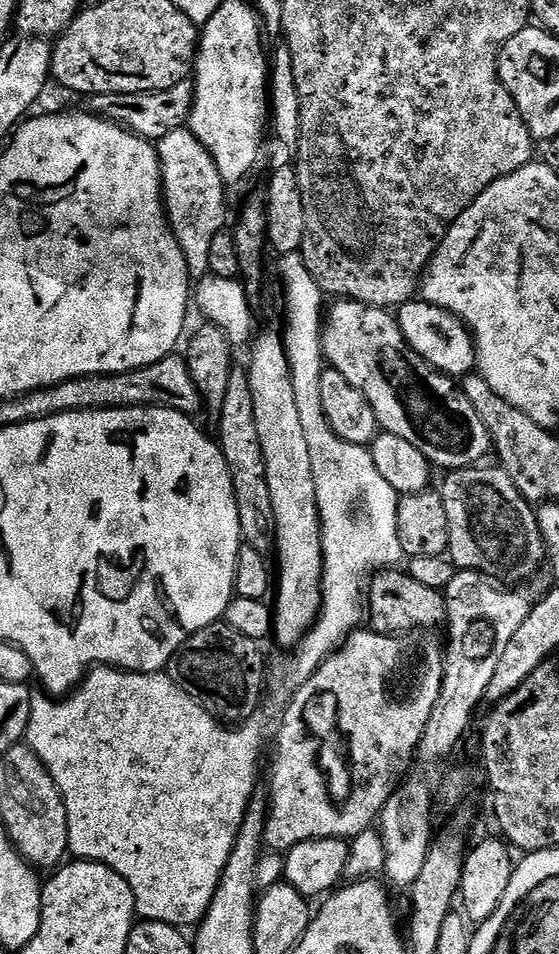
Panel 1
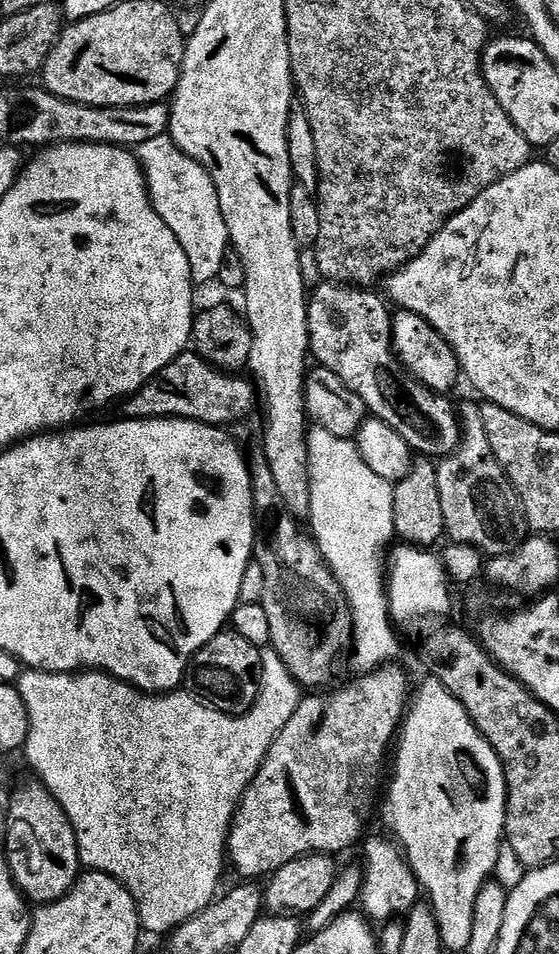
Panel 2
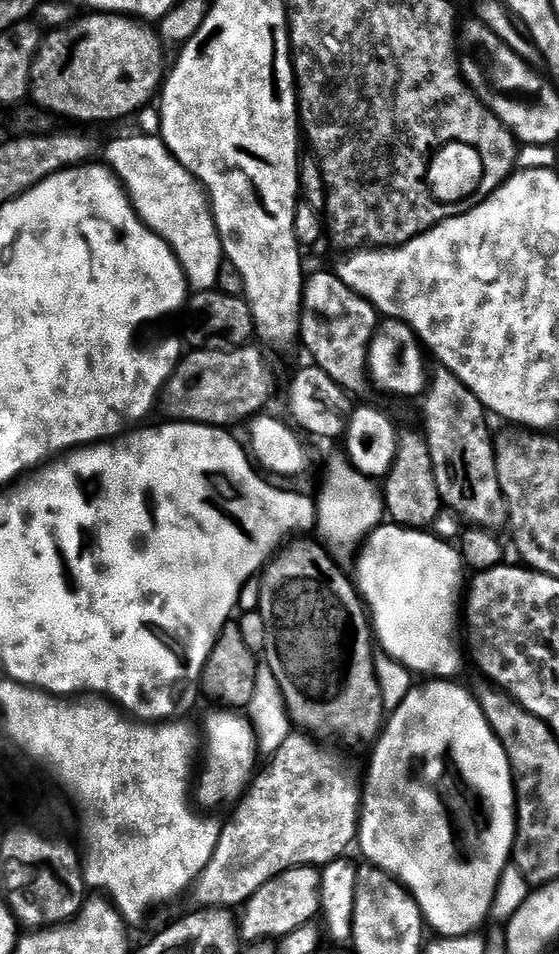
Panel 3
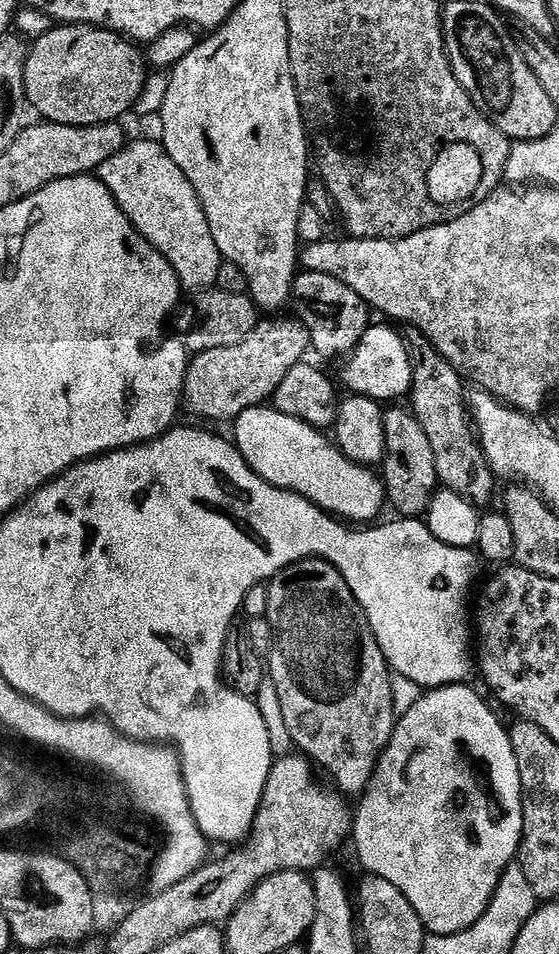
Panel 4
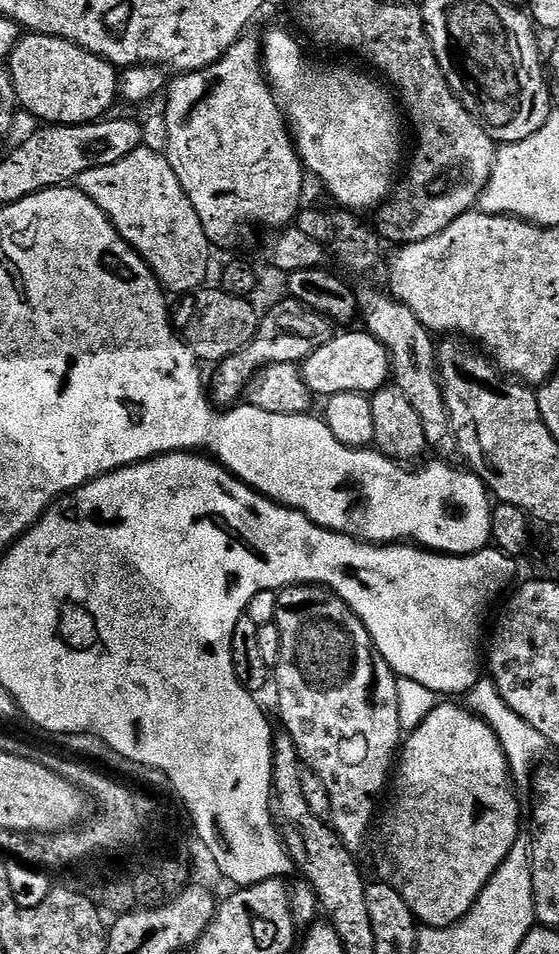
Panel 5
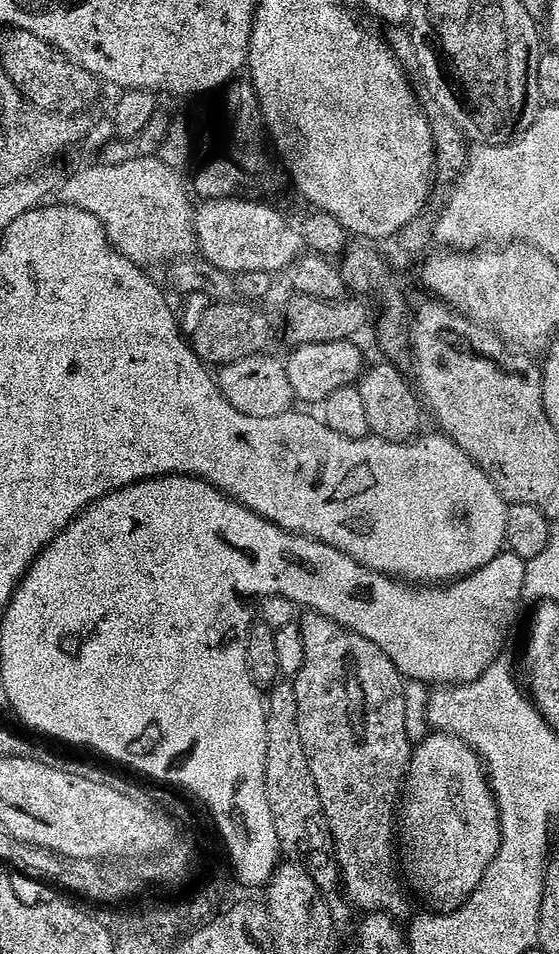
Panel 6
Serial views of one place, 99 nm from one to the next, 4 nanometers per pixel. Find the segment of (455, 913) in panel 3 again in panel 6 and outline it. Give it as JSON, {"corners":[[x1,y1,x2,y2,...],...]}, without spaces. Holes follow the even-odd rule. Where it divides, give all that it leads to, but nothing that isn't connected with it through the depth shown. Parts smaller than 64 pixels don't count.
{"corners":[[436,732,415,745,412,766,398,812,398,840,402,845,402,872,412,888,436,914,456,912,478,890,490,862,500,849,500,811,485,765,475,750,457,736]]}

